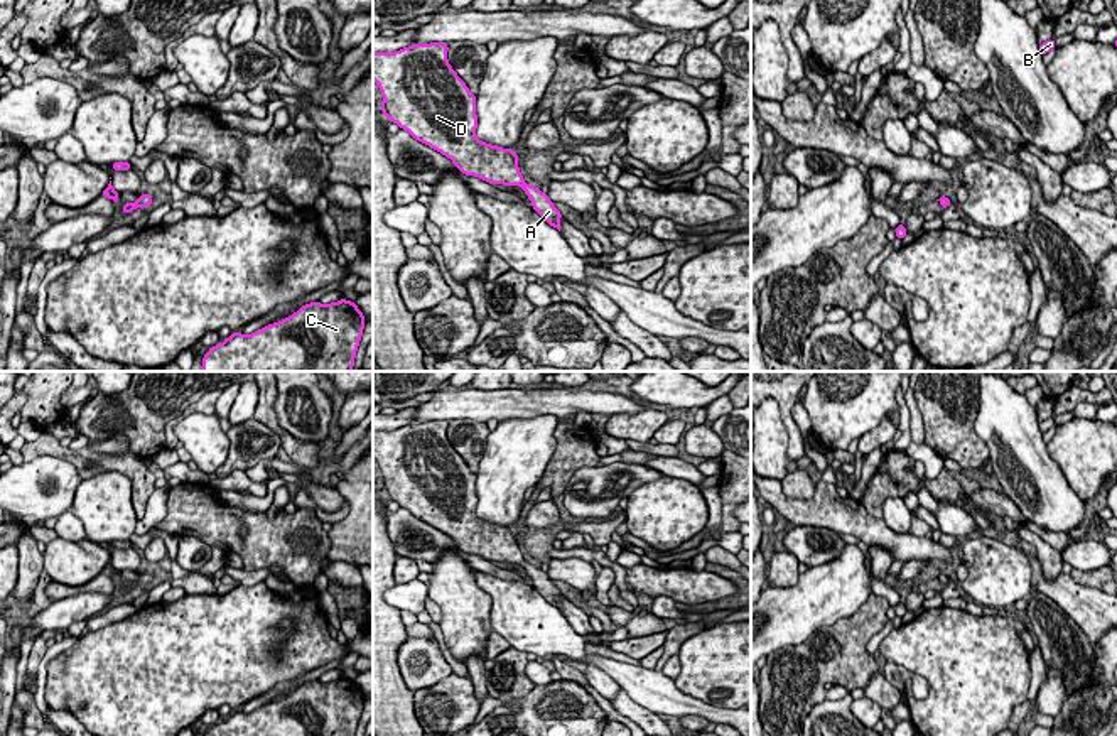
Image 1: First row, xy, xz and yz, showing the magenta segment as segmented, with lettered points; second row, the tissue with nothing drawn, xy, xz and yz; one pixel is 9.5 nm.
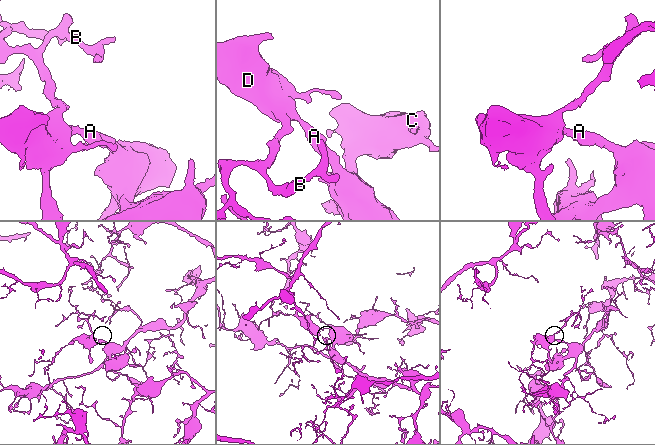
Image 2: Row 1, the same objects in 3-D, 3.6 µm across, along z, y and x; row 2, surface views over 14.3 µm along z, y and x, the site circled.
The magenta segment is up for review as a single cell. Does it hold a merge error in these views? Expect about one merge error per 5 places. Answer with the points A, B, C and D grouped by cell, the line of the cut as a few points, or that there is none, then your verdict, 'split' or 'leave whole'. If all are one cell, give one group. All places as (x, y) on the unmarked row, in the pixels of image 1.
A B C D; no cut; leave whole

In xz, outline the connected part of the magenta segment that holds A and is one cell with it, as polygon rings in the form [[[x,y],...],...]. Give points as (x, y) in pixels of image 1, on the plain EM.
[[[413,422],[397,430],[373,430],[373,459],[383,473],[381,490],[390,500],[407,508],[413,517],[449,535],[466,554],[476,554],[489,562],[520,564],[533,587],[560,609],[560,589],[547,572],[523,559],[518,537],[511,527],[481,520],[476,515],[476,474],[456,452],[447,439],[449,422]]]

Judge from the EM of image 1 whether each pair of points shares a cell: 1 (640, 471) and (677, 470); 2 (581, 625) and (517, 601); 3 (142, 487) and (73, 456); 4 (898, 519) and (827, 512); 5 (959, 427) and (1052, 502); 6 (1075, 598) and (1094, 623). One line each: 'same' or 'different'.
1: different
2: different
3: same
4: different
5: different
6: same

